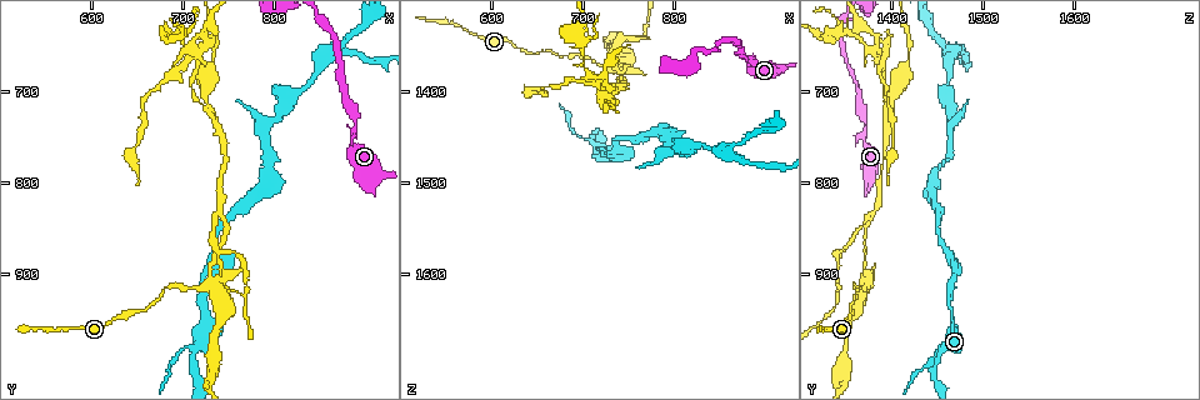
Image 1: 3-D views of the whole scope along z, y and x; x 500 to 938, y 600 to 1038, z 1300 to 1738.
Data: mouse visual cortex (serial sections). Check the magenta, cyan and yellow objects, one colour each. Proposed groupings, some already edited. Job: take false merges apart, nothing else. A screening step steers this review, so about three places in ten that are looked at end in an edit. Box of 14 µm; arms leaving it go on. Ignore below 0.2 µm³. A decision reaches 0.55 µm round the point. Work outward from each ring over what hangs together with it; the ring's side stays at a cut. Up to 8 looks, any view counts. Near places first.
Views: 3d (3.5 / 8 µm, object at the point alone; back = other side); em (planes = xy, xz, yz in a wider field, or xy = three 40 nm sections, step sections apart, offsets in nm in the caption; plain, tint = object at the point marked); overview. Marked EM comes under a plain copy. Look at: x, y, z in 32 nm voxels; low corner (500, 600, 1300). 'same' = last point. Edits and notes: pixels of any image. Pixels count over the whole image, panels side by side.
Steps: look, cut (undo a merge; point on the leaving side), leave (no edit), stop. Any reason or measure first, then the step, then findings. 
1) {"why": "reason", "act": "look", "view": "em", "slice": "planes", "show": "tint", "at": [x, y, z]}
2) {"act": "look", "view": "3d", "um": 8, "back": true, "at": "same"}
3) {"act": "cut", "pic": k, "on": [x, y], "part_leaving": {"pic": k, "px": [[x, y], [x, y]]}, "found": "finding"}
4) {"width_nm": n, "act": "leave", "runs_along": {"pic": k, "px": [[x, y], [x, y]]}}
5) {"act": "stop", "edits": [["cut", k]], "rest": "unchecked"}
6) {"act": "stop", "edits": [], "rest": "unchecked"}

{"why": "branch point", "act": "look", "view": "3d", "um": 3.5, "at": [730, 915, 1370]}

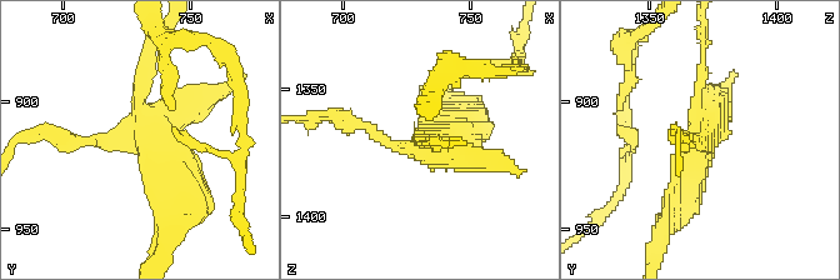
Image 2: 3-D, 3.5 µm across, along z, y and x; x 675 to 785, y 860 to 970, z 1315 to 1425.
{"why": "now the EM", "act": "look", "view": "em", "slice": "xy", "step": 1, "show": "tint", "at": [730, 912, 1373]}

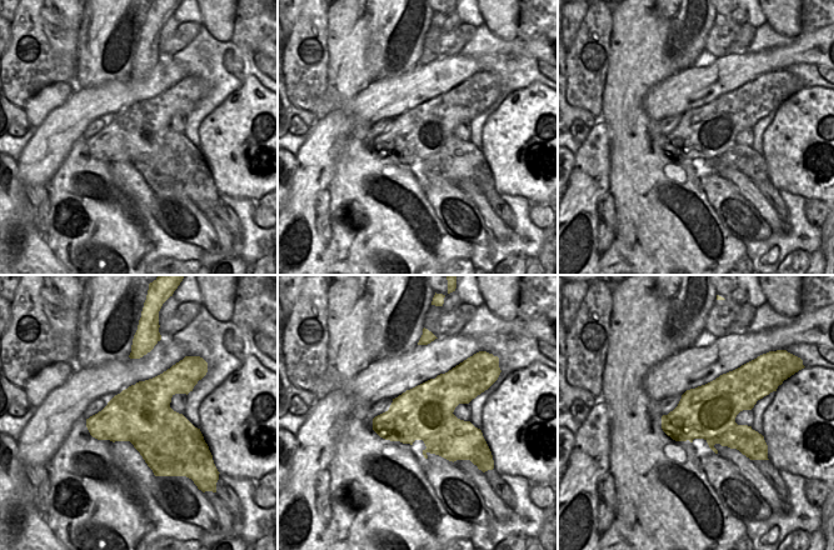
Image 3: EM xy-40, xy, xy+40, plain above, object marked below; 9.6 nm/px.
{"why": "cut it another way", "act": "look", "view": "em", "slice": "xy", "step": 2, "show": "tint", "at": "same"}

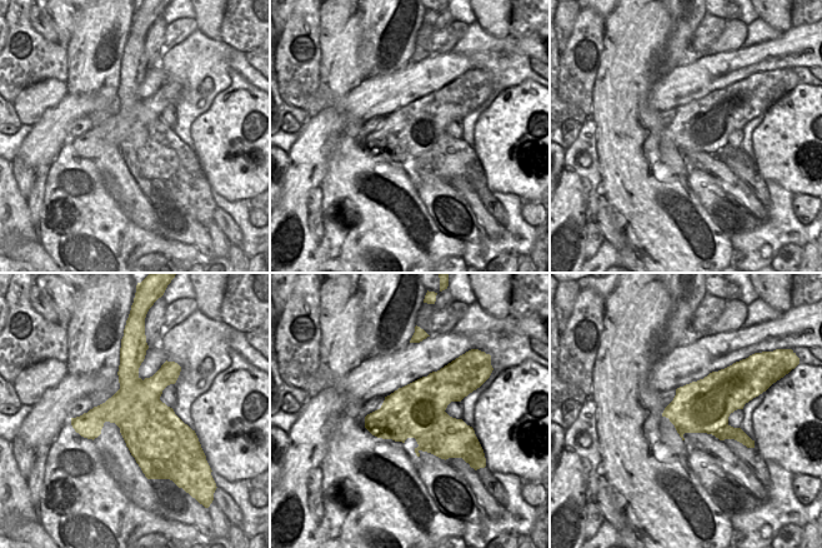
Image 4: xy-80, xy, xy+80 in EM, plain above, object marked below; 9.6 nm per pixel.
{"act": "cut", "pic": 2, "on": [188, 160], "part_leaving": {"pic": 2, "px": [[140, 106], [144, 53], [155, 34]]}, "found": "a second cell is stuck on"}

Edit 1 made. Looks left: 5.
{"why": "abrupt turn", "act": "look", "view": "3d", "um": 3.5, "back": true, "at": [785, 740, 1465]}

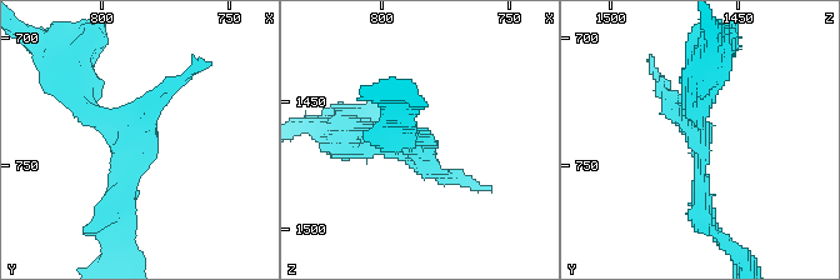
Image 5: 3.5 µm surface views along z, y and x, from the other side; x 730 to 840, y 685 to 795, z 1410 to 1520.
{"why": "need the tissue", "act": "look", "view": "em", "slice": "xy", "step": 2, "show": "tint", "at": [788, 740, 1465]}

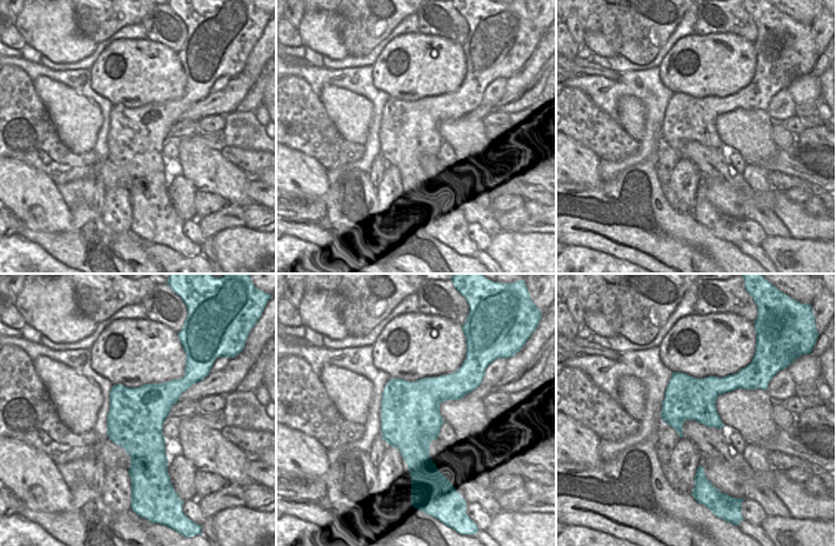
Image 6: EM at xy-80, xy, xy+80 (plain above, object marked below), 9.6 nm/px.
{"why": "another direction", "act": "look", "view": "em", "slice": "xy", "step": 5, "show": "tint", "at": "same"}

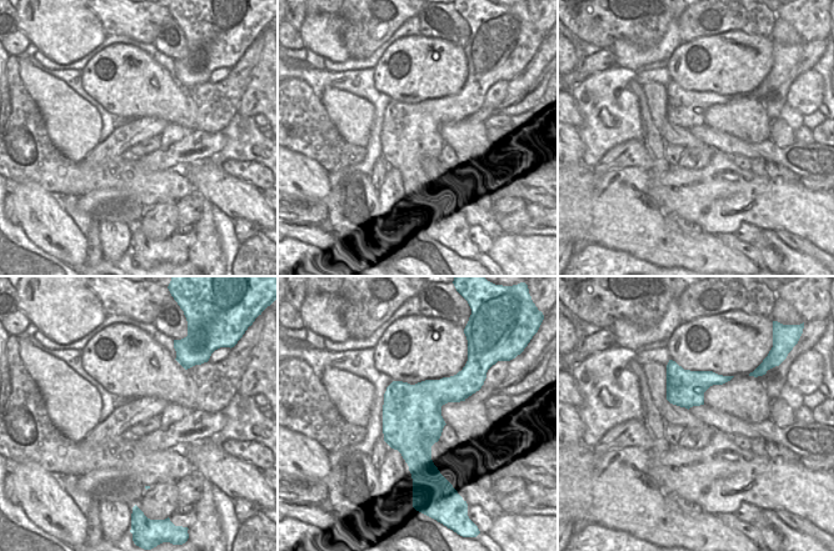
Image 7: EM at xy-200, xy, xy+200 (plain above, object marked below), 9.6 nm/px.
{"act": "leave", "found": "continuous, no second cell"}

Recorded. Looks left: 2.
{"act": "stop", "edits": [["cut", 2]], "rest": "unchecked"}

